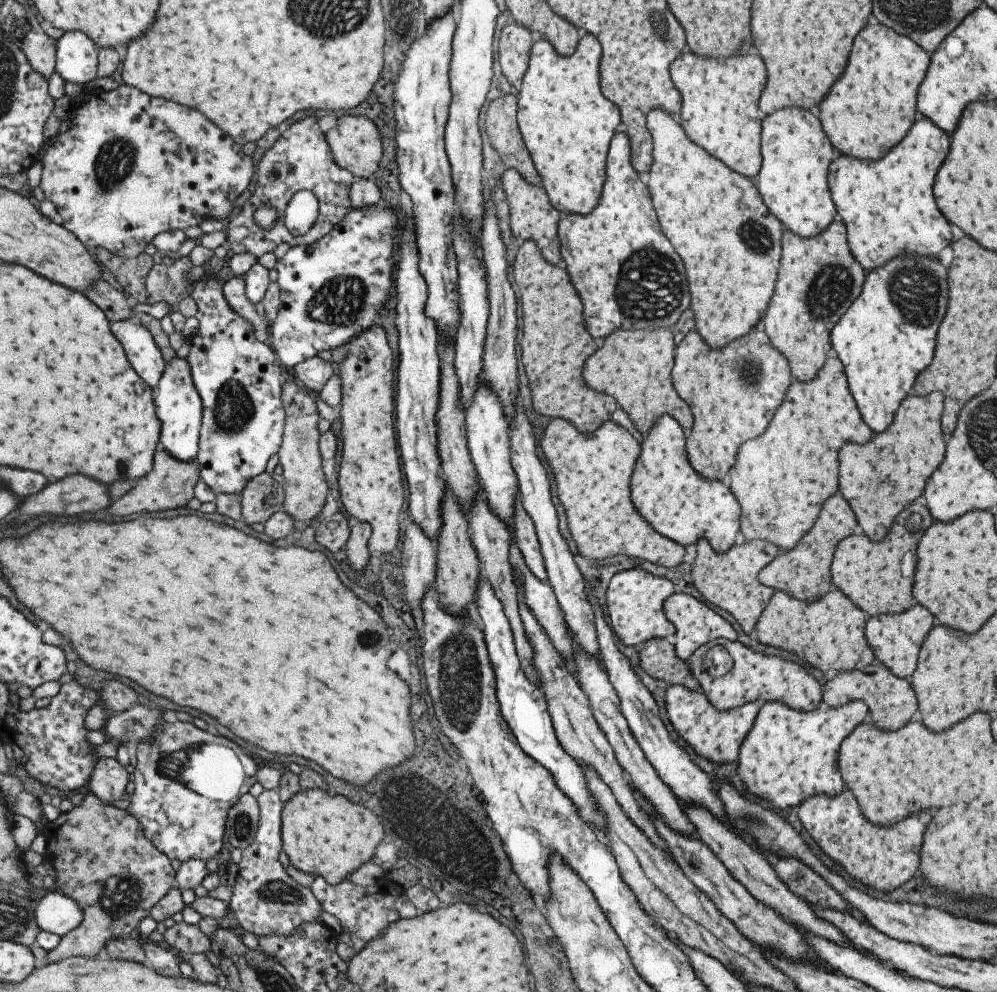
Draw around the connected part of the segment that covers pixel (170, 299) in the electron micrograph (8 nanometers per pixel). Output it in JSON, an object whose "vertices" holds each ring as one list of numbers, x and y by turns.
{"vertices":[[180,257,175,262,164,261,154,264,147,273,144,287,148,296,147,304,166,302,172,309,191,287,183,274,192,267,189,257]]}

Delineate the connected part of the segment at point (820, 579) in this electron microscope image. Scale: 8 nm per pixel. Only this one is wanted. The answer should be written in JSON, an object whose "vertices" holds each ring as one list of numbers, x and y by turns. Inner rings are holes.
{"vertices":[[839,494,831,496,827,504,823,504,813,528,803,536,803,540,799,540,799,544,795,544,793,550,781,551,769,564,761,568,758,572,758,581,773,590,783,590,797,600,805,600,805,602,819,600,823,594,827,594,833,588,829,582,831,554,837,542,849,536,853,528,855,528,855,518,847,502]]}

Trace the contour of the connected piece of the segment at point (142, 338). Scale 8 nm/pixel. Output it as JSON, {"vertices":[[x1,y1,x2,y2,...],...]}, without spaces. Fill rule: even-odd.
{"vertices":[[137,314,110,322,110,330,123,346,131,368,135,368,139,378,148,384,151,390,155,388,163,374,165,361]]}

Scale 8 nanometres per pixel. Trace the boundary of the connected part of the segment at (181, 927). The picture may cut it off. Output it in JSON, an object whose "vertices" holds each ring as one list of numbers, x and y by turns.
{"vertices":[[168,923,166,931,162,934,170,950,182,952,183,956,195,953,205,954,210,950,209,941,203,940,202,932,197,925,180,923]]}

